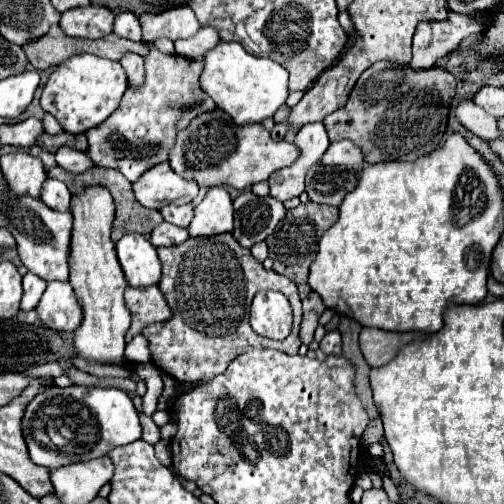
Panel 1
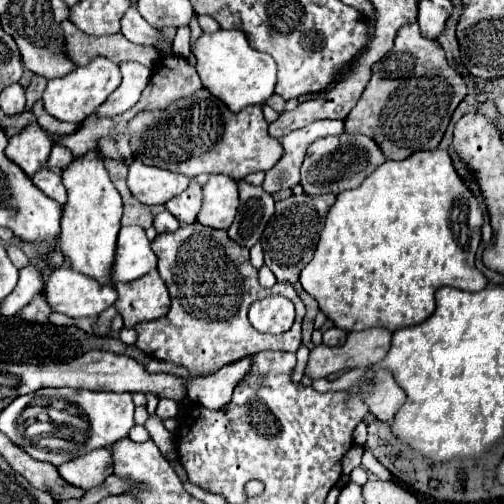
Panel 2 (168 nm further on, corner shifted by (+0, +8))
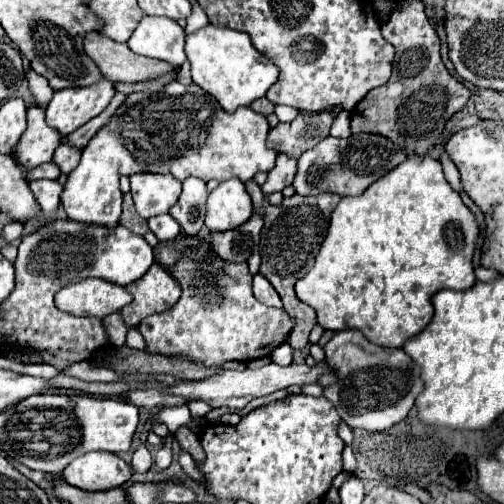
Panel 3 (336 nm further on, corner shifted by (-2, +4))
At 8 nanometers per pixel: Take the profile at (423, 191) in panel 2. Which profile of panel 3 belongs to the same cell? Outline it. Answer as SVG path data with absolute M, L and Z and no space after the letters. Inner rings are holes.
M410 156L400 166L396 166L394 170L384 174L380 180L376 180L364 194L340 200L340 204L332 212L328 234L326 234L326 238L322 242L322 248L320 248L320 252L316 256L316 262L314 262L312 270L304 278L300 278L296 282L296 290L298 290L296 296L298 296L298 300L302 300L304 304L308 304L308 306L312 306L316 310L318 324L324 330L338 332L338 330L346 330L346 328L356 328L356 330L362 330L364 336L368 340L372 340L374 344L388 346L388 348L402 348L406 344L406 340L410 340L412 336L420 334L428 326L428 322L432 318L432 302L430 302L430 298L438 290L442 290L442 288L466 290L476 282L474 268L472 268L472 254L474 254L476 238L478 238L478 224L474 220L474 214L464 206L464 202L460 200L460 194L456 190L452 190L452 186L446 182L440 162L430 158L430 156Z

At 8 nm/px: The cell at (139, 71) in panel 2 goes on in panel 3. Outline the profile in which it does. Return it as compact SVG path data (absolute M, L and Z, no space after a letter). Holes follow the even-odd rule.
M116 92L116 96L114 96L114 100L110 102L110 106L100 114L100 116L96 116L96 118L92 118L88 124L84 124L82 128L78 128L76 132L72 132L72 134L68 134L66 136L66 142L70 144L70 146L74 146L74 148L80 148L80 150L84 150L86 148L86 144L94 138L94 134L110 120L110 116L116 112L116 108L122 104L126 100L126 94L122 94L122 92Z

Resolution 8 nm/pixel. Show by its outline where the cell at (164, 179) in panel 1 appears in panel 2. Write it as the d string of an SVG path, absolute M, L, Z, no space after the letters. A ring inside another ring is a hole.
M134 160L128 170L128 188L144 204L164 204L188 188L190 178Z

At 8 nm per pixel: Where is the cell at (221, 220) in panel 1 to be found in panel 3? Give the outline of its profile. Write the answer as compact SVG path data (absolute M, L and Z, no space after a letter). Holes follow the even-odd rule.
M238 178L220 182L208 196L206 228L212 232L234 230L242 226L254 212L254 204Z

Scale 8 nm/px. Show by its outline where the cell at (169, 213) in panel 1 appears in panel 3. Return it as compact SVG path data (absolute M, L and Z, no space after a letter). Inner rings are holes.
M186 178L182 182L182 194L170 208L172 218L182 226L186 234L198 234L206 218L206 182L200 178Z

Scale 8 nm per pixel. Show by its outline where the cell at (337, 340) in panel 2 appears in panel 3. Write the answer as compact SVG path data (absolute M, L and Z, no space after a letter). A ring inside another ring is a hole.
M340 330L324 346L326 362L340 378L336 384L324 388L324 396L334 404L338 416L350 428L368 432L382 432L404 420L422 392L424 384L420 368L406 356L404 350L390 350L372 344L360 330Z

